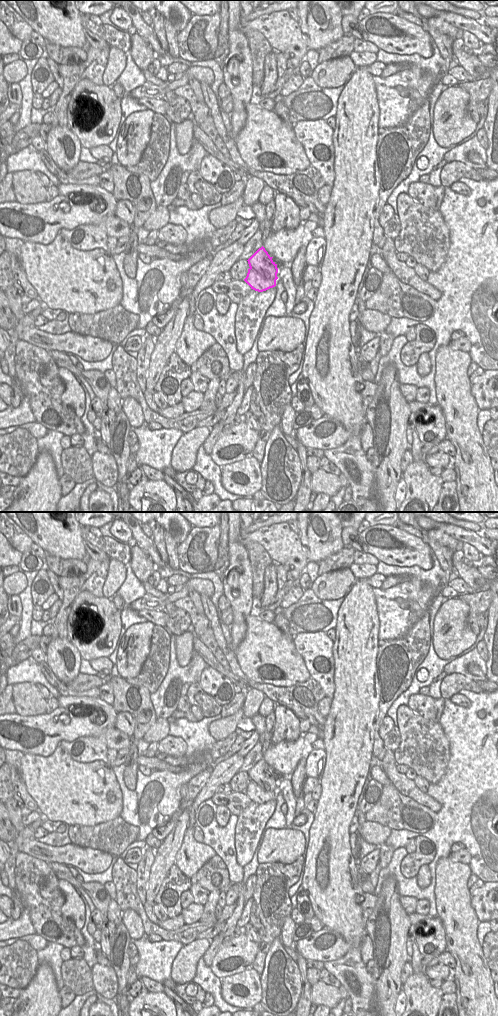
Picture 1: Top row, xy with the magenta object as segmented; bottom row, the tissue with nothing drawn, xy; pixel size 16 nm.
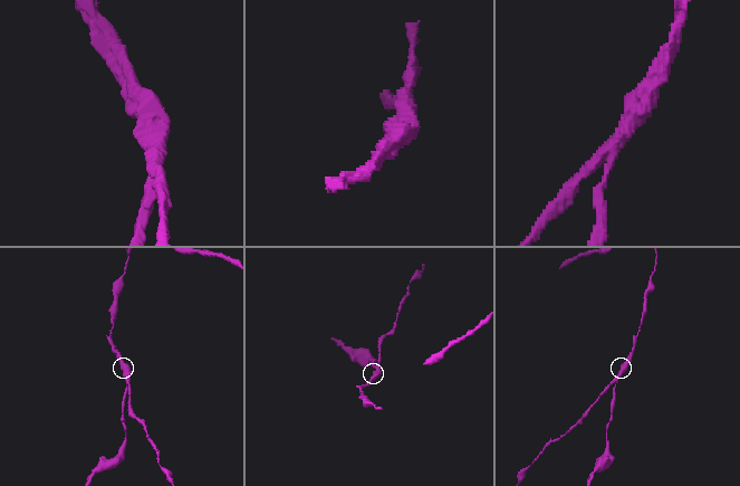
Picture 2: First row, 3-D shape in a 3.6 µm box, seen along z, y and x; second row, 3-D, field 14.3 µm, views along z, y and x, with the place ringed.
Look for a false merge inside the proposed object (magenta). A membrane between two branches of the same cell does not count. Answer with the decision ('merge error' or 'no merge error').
merge error

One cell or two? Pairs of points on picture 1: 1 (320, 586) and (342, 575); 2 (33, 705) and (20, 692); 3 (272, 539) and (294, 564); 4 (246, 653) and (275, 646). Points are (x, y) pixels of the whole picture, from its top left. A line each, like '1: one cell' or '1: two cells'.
1: one cell
2: one cell
3: one cell
4: one cell

